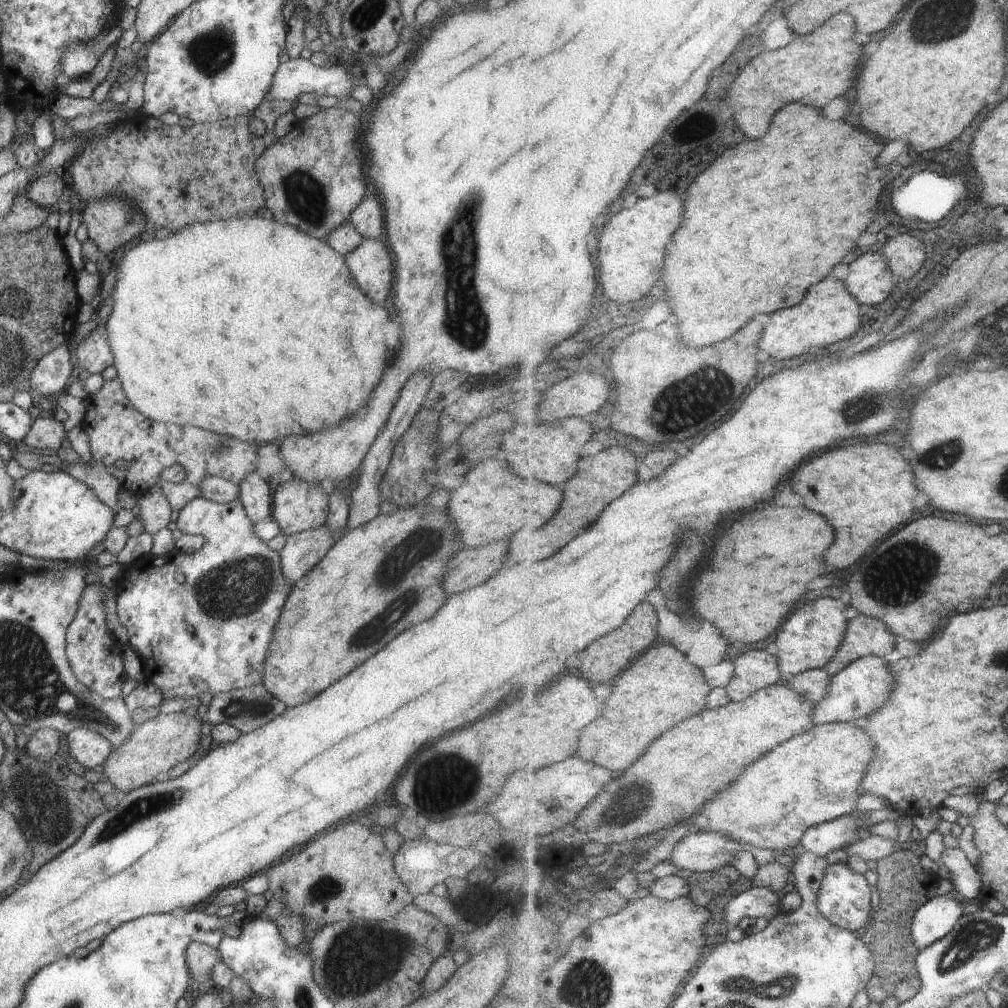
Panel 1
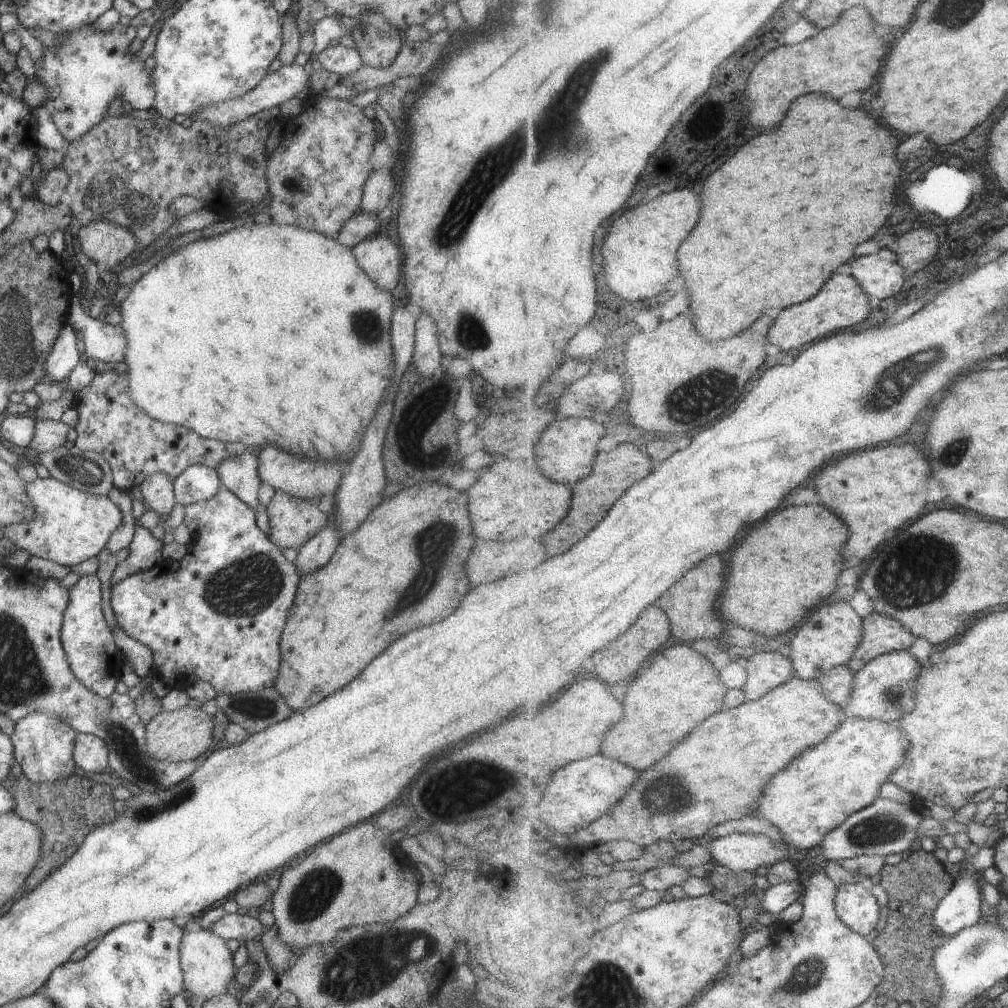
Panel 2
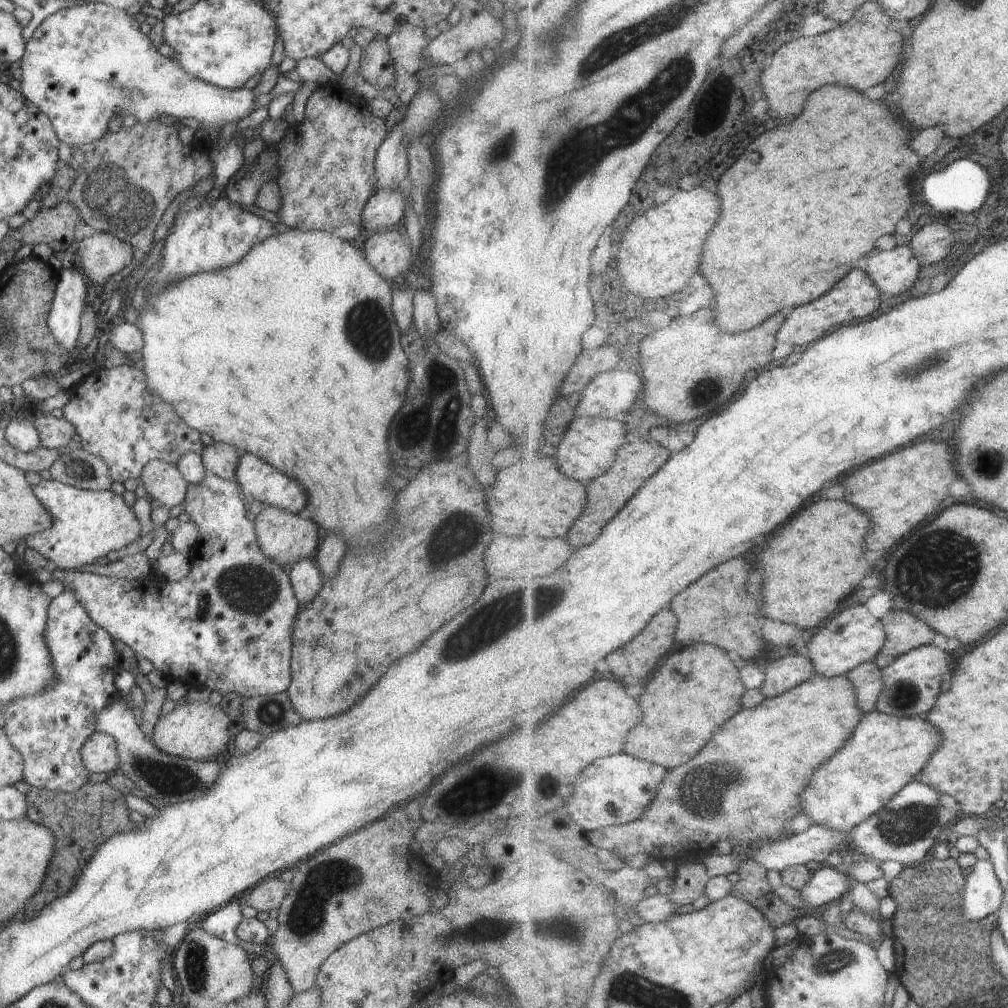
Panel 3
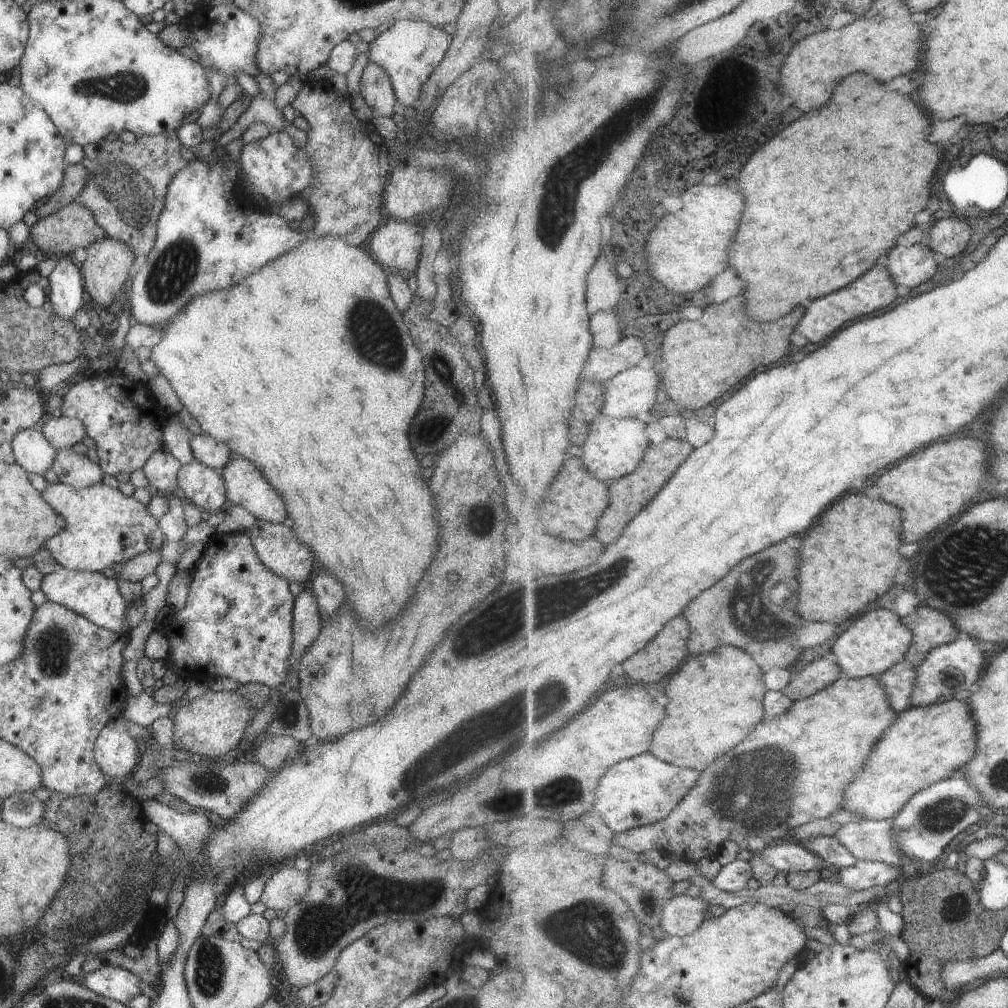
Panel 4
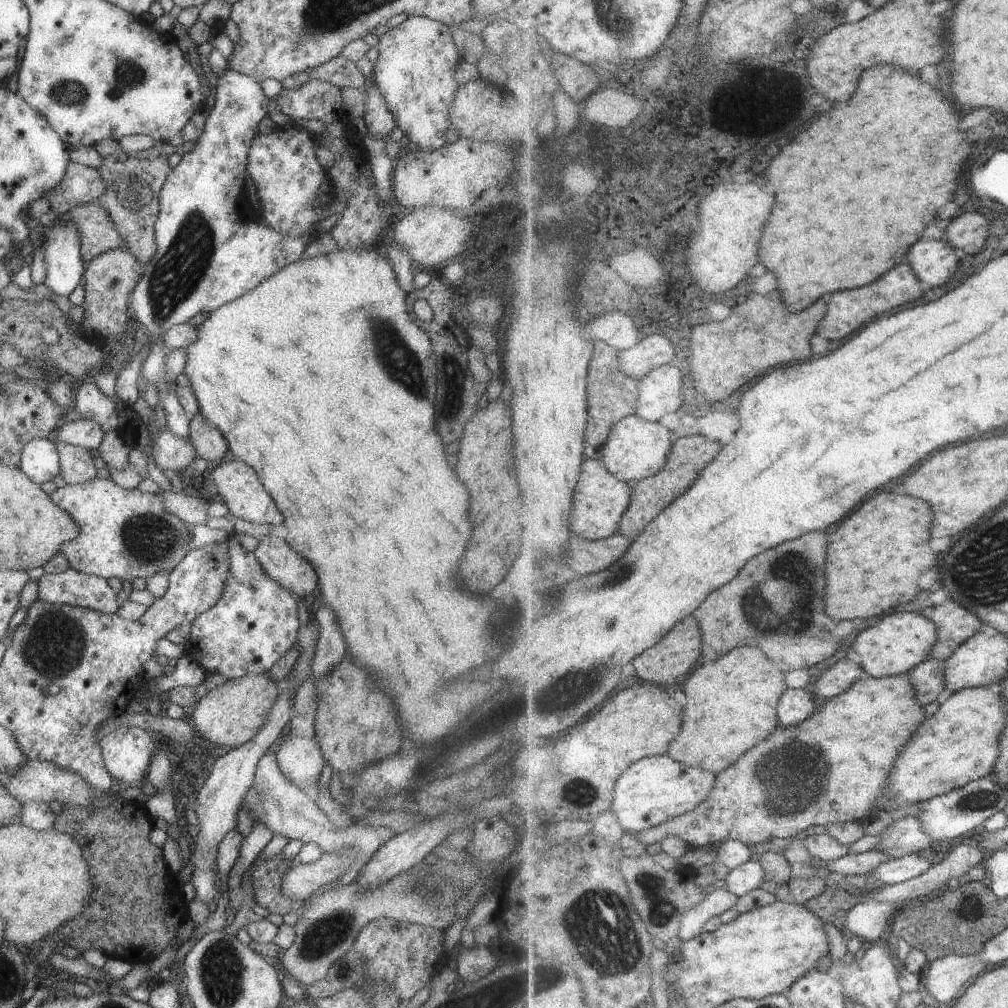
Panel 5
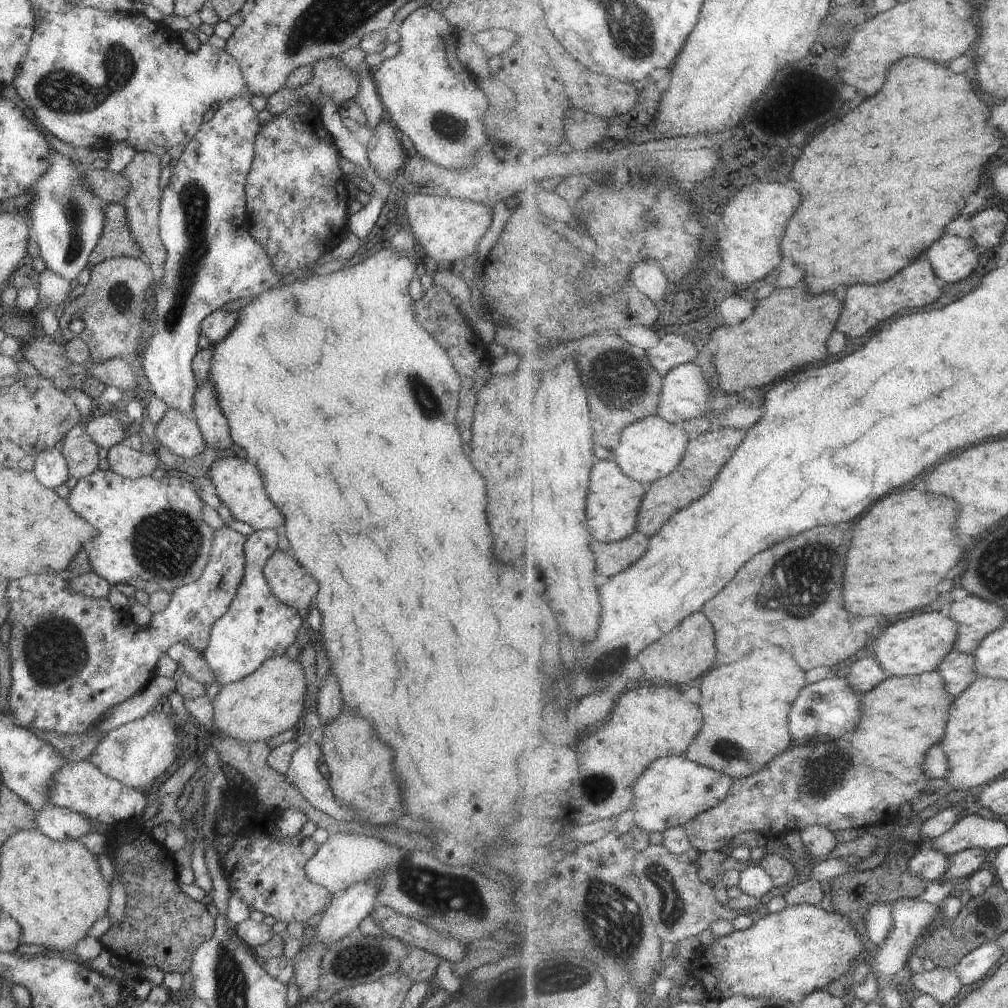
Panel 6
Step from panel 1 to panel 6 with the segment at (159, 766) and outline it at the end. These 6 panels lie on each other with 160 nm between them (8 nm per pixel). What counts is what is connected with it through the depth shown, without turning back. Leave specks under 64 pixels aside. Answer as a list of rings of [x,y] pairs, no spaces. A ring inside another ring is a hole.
[[[284,655],[265,660],[254,672],[232,684],[221,685],[213,699],[211,728],[216,736],[241,742],[263,742],[300,726],[307,711],[305,680],[300,662]]]

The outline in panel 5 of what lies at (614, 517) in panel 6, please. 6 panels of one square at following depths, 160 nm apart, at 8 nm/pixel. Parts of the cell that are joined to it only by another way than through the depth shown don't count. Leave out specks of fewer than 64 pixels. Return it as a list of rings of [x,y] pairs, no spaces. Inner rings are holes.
[[[585,460],[583,476],[579,480],[579,488],[575,490],[575,512],[571,516],[573,530],[591,540],[603,540],[619,532],[619,522],[631,504],[633,488],[627,482],[617,480],[603,462]]]

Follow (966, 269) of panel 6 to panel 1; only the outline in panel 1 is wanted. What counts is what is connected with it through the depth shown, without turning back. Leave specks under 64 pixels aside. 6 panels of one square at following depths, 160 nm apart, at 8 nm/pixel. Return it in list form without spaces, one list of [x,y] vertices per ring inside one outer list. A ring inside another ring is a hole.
[[[861,252],[848,265],[848,274],[844,279],[848,291],[862,305],[875,305],[885,302],[895,288],[896,277],[889,268],[881,252]]]

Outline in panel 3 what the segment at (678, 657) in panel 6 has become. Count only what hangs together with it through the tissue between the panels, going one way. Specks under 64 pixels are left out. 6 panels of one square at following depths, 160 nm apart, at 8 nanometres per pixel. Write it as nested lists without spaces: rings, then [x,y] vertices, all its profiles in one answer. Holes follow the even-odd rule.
[[[663,610],[655,620],[642,632],[643,636],[635,638],[623,650],[611,654],[607,662],[619,678],[639,678],[645,680],[657,668],[661,656],[669,654],[675,646],[677,616],[671,610]],[[633,652],[633,654],[631,654]],[[631,664],[631,666],[629,666]]]

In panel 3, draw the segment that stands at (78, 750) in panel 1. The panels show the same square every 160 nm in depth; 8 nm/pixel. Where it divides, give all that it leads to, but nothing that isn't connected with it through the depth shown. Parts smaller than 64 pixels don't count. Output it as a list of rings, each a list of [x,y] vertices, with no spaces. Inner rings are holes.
[[[93,731],[80,748],[84,767],[89,772],[111,772],[118,768],[114,740],[108,734]]]

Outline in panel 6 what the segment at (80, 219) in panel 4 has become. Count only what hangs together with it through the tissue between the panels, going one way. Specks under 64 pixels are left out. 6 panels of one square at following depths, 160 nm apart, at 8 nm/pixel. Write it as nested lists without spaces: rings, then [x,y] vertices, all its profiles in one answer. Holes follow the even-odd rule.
[[[107,203],[103,206],[103,228],[101,228],[99,240],[89,252],[87,262],[89,266],[93,266],[115,256],[142,258],[135,240],[127,230],[125,208],[117,203]]]

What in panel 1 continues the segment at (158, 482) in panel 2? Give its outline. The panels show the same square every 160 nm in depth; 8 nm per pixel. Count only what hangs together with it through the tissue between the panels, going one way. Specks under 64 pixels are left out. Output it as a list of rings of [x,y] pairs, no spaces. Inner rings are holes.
[[[153,485],[136,500],[135,515],[142,523],[144,532],[155,534],[169,522],[170,504],[163,493]]]

